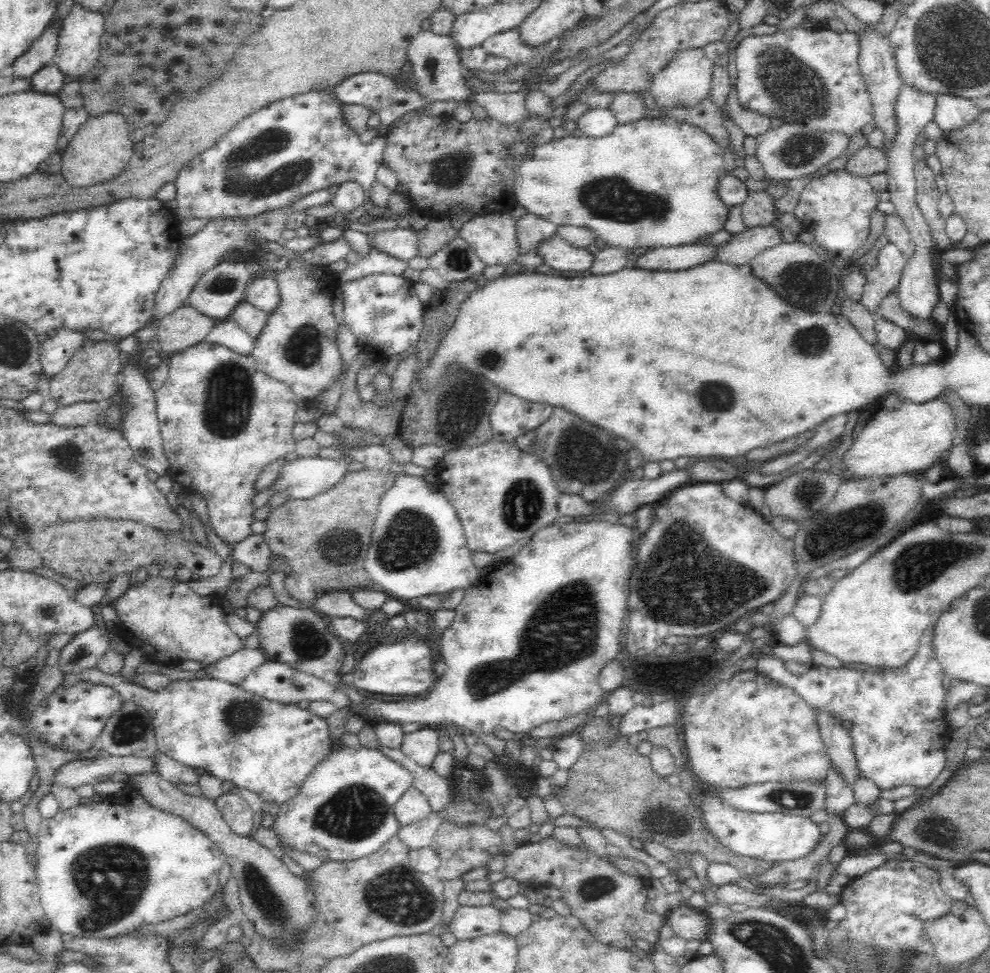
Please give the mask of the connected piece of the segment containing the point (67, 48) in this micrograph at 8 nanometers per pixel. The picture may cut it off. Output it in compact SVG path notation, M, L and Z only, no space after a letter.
M74 3L72 10L62 20L59 27L58 46L52 64L57 65L62 74L82 82L83 78L98 64L101 36L105 32L105 19L100 11L85 9Z

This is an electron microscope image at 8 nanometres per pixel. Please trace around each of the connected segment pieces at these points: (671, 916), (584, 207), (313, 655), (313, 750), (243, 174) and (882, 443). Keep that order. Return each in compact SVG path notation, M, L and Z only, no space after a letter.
M681 901L680 906L666 913L665 920L673 928L673 934L688 940L708 940L709 919L706 912L693 909Z
M666 115L653 117L651 119L644 117L642 120L630 122L628 124L616 125L616 128L608 136L592 138L585 136L567 136L556 138L538 146L531 148L525 156L522 164L519 164L514 182L515 201L517 205L523 207L528 213L545 218L557 226L576 226L587 227L594 235L608 246L620 248L638 248L638 247L678 247L679 245L690 245L696 243L699 238L714 234L723 230L725 219L727 218L728 207L722 205L720 197L717 194L717 188L720 179L728 173L724 160L722 159L723 149L721 146L705 131L698 128L697 125L682 123Z
M279 604L262 612L255 627L255 632L260 640L258 648L267 655L268 660L289 664L292 668L319 678L327 684L332 684L335 688L340 686L353 705L360 705L365 700L362 694L358 694L352 686L342 684L342 682L350 682L349 679L340 680L340 666L342 666L342 662L340 662L342 644L340 642L342 640L331 631L329 624L310 607L294 608Z
M92 667L81 673L81 681L110 686L124 702L146 709L154 724L157 751L162 755L197 771L208 772L220 780L230 780L236 788L254 792L262 802L272 802L278 807L293 799L315 765L333 752L329 725L324 718L315 716L309 709L302 710L297 704L270 701L217 678L178 679L174 680L178 682L172 681L158 692L151 692L138 684L124 681L119 675L106 675Z
M317 89L275 100L238 121L212 148L207 148L181 168L177 179L173 180L176 188L174 214L180 222L188 218L254 217L292 205L322 188L328 189L350 180L359 182L368 194L376 170L384 164L385 137L380 135L370 144L363 144L358 134L345 123L342 105L333 89Z
M939 397L934 400L920 403L904 400L894 408L877 408L858 437L853 440L852 445L844 456L846 468L854 474L855 479L870 476L895 476L903 473L926 472L933 464L943 463L947 458L947 452L953 443L957 433L957 420L952 407Z

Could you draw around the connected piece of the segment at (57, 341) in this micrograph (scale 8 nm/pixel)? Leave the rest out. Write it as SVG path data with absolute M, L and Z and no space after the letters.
M66 328L56 331L56 335L46 340L39 348L43 374L49 377L58 374L74 352L87 341L90 341L90 338L84 332L73 332Z

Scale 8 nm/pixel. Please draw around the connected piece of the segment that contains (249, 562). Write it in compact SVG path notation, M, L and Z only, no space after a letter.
M261 534L246 536L244 540L235 543L233 558L242 564L246 564L254 572L271 572L269 570L270 547Z

